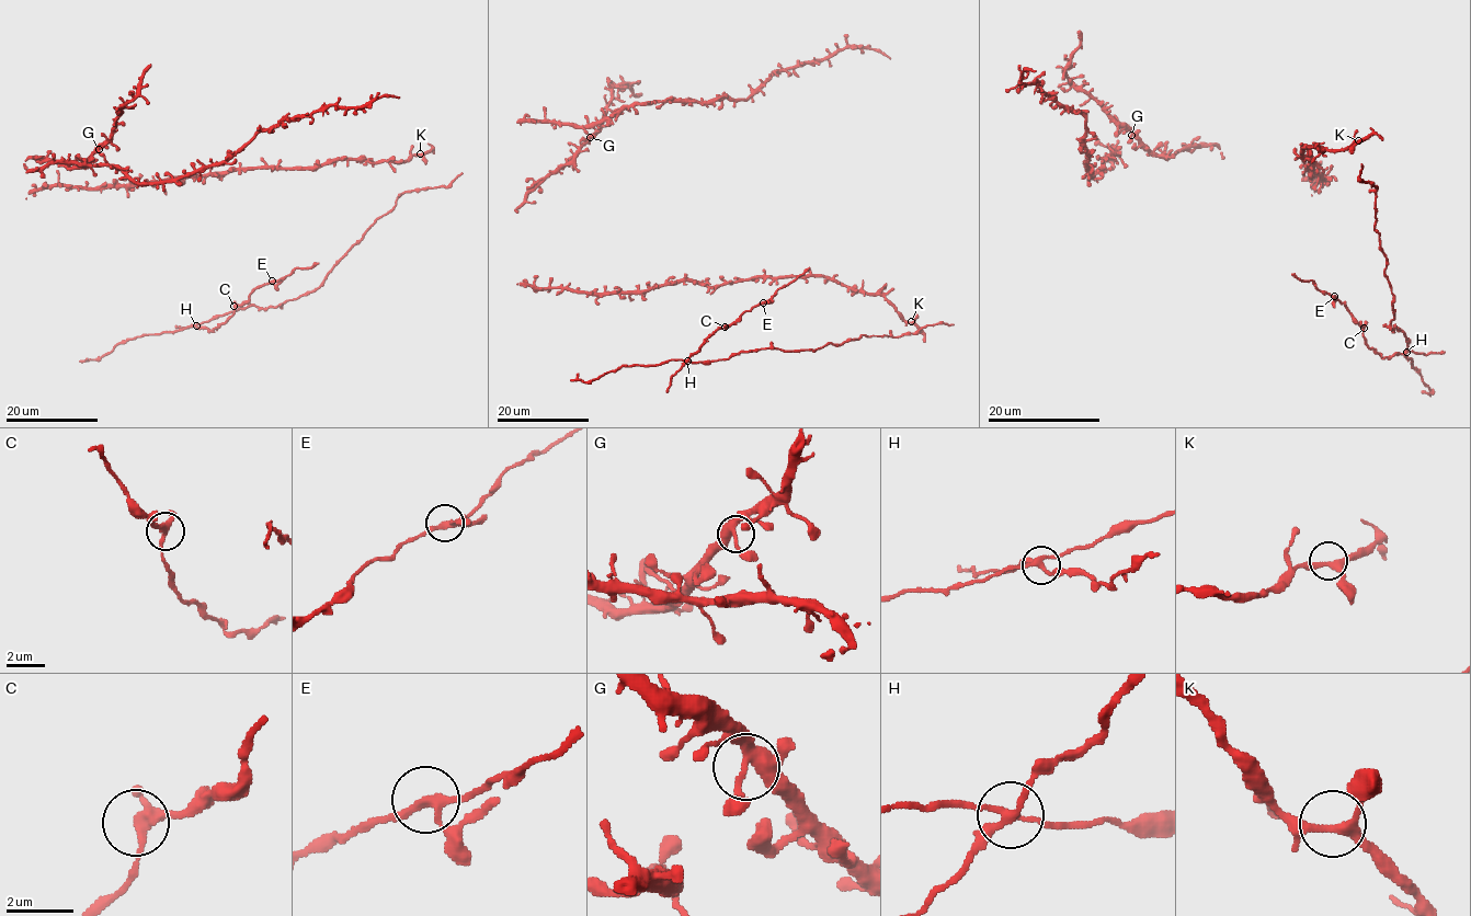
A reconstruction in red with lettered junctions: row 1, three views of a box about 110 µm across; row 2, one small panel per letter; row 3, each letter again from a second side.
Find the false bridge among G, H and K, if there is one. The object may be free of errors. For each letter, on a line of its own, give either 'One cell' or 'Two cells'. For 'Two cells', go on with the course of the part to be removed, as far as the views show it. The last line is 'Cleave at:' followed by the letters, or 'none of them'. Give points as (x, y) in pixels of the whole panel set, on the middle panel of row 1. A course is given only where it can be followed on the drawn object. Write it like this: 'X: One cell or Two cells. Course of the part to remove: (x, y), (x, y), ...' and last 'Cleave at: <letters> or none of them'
G: One cell
H: Two cells. Course of the part to remove: (687, 361), (715, 331), (733, 324), (745, 311), (765, 304), (809, 267)
K: One cell
Cleave at: H

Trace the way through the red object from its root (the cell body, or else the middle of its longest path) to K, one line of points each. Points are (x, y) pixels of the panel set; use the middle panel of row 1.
K: (705, 286), (759, 277), (823, 276), (858, 290), (881, 294), (905, 320), (911, 321)

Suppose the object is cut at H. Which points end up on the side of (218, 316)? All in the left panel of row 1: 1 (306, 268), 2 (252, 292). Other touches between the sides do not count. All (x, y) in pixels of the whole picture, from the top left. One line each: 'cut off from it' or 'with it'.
1: cut off from it
2: cut off from it

